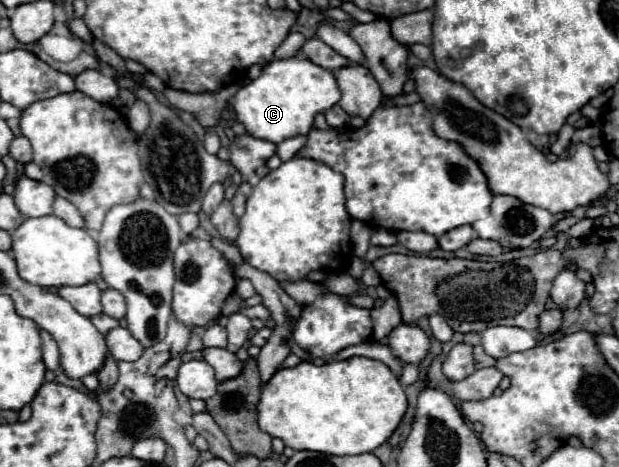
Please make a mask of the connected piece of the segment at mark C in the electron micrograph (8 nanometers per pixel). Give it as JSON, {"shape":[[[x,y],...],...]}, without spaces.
{"shape":[[[284,58],[272,60],[264,66],[262,76],[240,88],[234,96],[236,118],[246,126],[246,132],[254,138],[262,138],[280,144],[286,138],[308,134],[316,114],[326,112],[340,100],[336,78],[330,70],[314,64],[308,58]]]}

